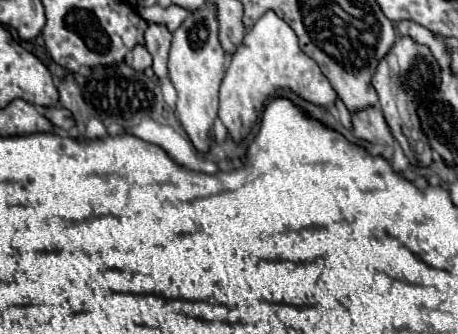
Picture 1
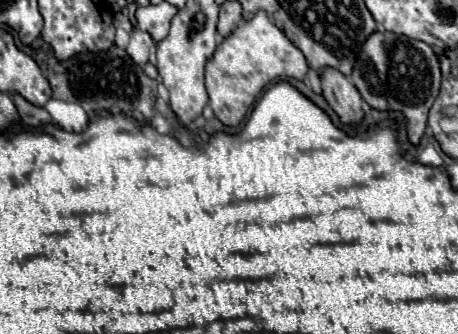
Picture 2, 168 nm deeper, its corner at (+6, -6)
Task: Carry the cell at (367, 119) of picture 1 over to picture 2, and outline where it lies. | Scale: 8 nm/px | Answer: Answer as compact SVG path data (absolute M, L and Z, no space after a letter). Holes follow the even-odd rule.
M324 68L320 74L322 94L344 124L358 124L364 116L362 96L356 86L338 70Z

